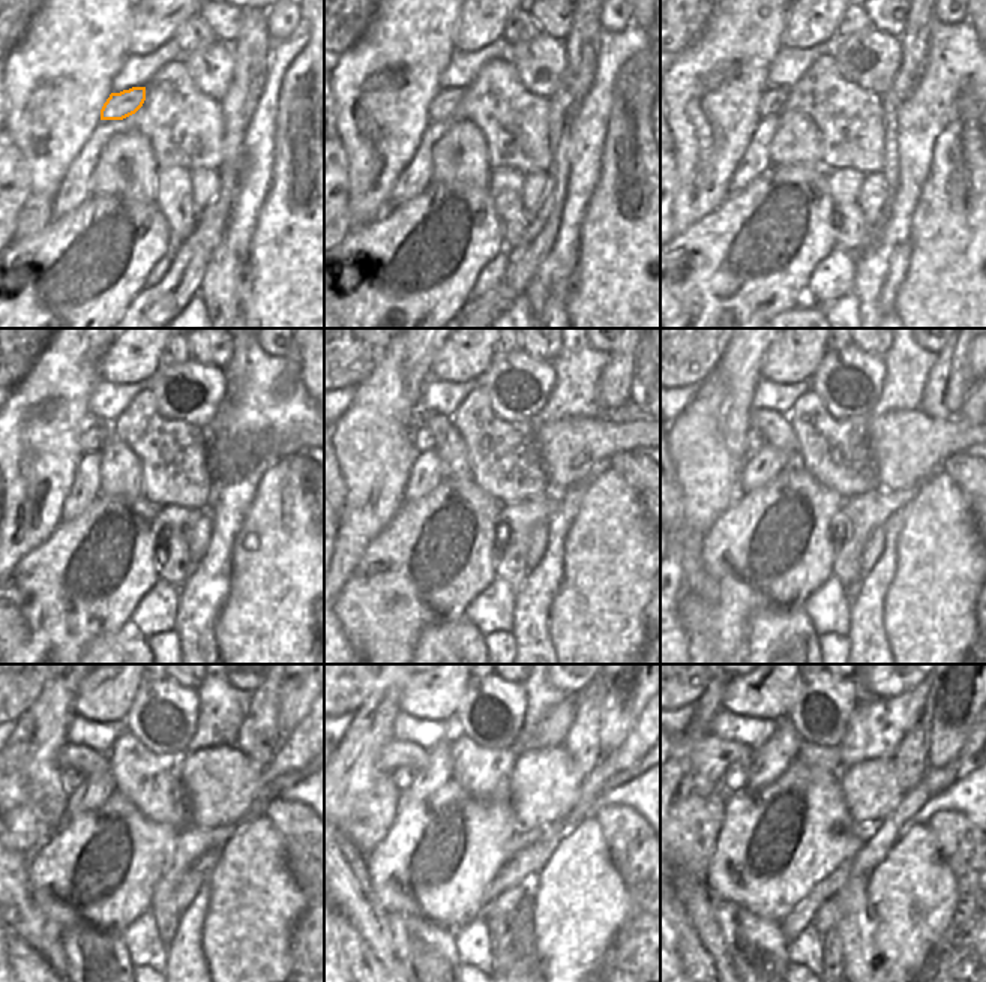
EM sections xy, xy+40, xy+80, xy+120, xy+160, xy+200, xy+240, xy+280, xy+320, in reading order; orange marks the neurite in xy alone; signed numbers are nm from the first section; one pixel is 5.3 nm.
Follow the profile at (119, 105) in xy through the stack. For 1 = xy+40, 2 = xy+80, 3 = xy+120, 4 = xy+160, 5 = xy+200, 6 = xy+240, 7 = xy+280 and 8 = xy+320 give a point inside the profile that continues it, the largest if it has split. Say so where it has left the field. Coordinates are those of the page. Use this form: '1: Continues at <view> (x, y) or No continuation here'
1: Continues at xy+40 (443, 105)
2: Continues at xy+80 (772, 104)
3: Continues at xy+120 (93, 437)
4: Continues at xy+160 (422, 440)
5: Continues at xy+200 (754, 441)
6: Continues at xy+240 (71, 777)
7: Continues at xy+280 (404, 777)
8: Continues at xy+320 (736, 778).

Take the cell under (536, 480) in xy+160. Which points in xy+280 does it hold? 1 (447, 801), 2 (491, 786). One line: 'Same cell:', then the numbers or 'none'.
Same cell: 2

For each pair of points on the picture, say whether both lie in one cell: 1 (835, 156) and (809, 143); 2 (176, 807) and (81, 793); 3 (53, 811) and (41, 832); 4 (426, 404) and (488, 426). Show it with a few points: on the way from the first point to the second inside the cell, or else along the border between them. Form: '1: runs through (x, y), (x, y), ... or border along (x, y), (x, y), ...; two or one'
1: border along (808, 116), (820, 137), (820, 162), (823, 165); two
2: runs through (152, 787), (147, 783), (105, 783); one
3: border along (15, 805), (27, 805), (54, 831); two
4: border along (477, 387), (452, 417); two

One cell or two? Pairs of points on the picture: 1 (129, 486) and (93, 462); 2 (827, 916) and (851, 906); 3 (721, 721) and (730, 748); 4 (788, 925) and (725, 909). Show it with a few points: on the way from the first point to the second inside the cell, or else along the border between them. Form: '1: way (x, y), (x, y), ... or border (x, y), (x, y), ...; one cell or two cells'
1: border (99, 453), (101, 493); two cells
2: border (836, 894), (838, 921), (832, 928); two cells
3: border (710, 733), (724, 739), (737, 739), (752, 748); two cells
4: border (778, 924), (788, 940); two cells

